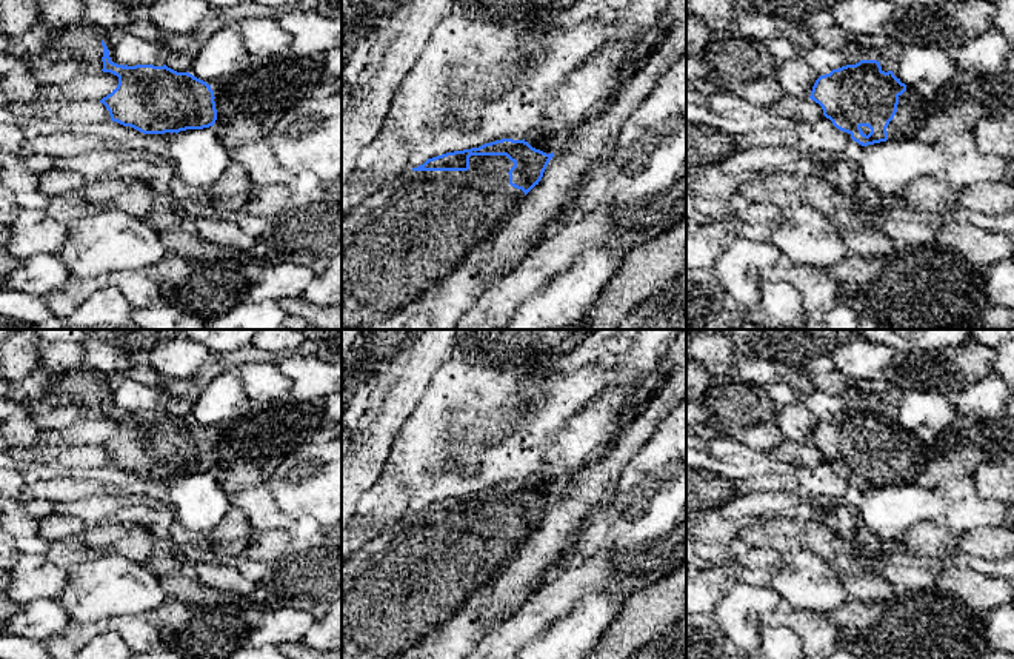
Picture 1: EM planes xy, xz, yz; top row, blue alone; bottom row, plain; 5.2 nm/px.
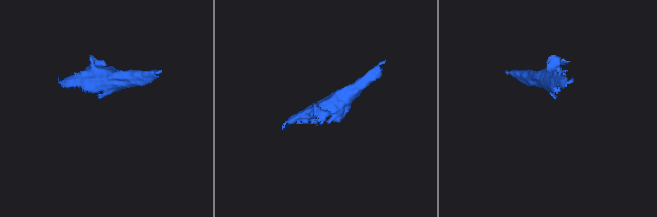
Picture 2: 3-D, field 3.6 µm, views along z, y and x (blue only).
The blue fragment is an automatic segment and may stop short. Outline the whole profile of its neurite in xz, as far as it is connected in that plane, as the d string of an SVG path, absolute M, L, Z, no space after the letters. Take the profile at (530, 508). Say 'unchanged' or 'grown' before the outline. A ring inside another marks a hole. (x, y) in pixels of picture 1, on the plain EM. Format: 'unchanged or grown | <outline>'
grown | M502 483L428 503L362 544L342 565L342 659L394 659L435 634L474 602L477 593L497 580L523 542L539 530L552 502L554 497L535 494L525 483Z

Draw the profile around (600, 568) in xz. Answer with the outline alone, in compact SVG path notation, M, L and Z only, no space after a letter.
M600 551L588 557L542 585L512 616L488 631L465 659L515 659L531 637L549 622L571 611L588 590L595 585L611 585L615 579L617 568L611 553Z

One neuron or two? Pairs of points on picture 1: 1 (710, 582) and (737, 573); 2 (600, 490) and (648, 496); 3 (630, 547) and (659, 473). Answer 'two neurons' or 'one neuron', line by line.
1: one neuron
2: two neurons
3: one neuron

